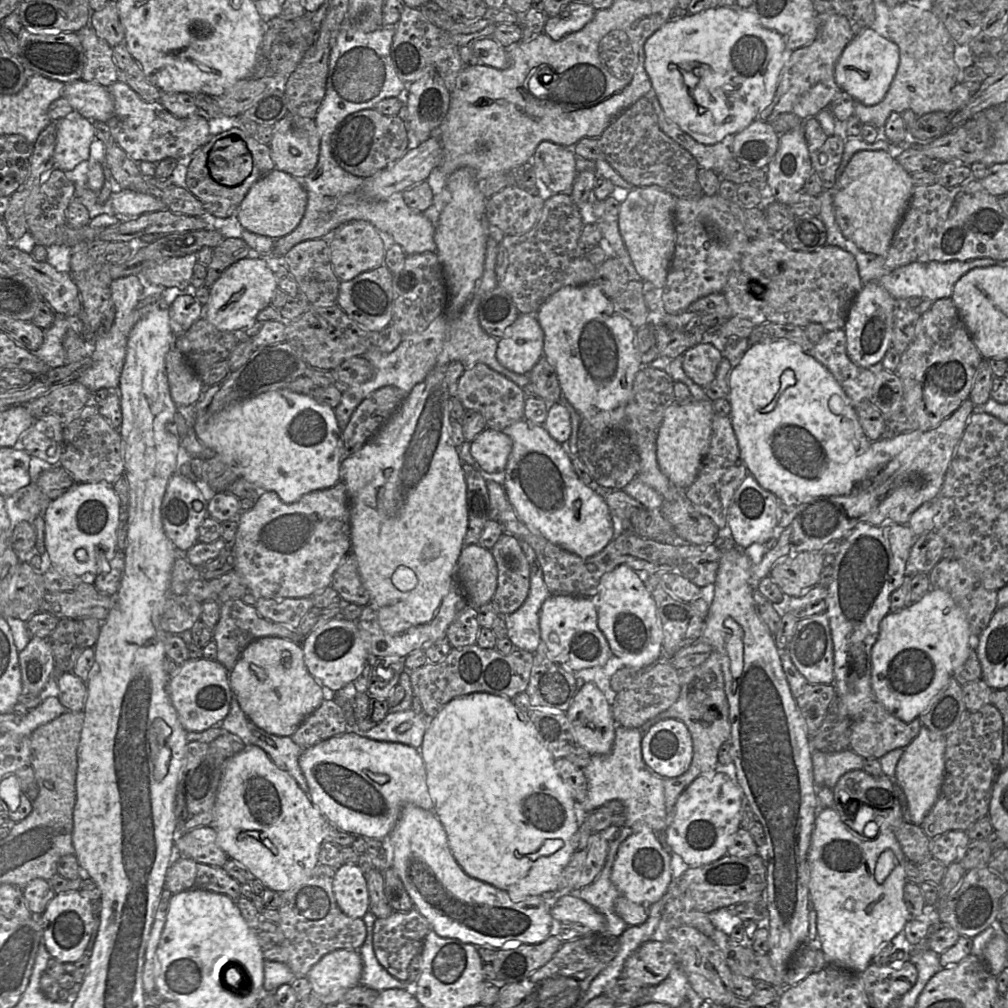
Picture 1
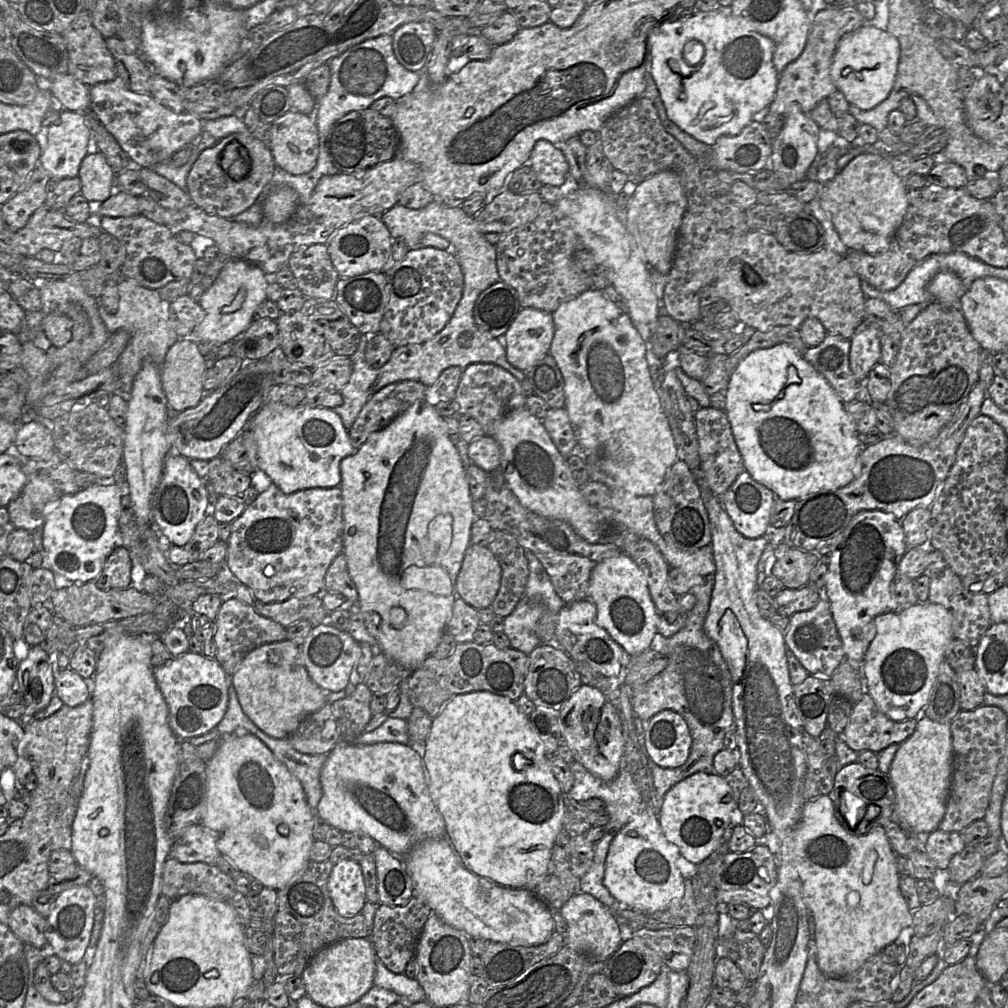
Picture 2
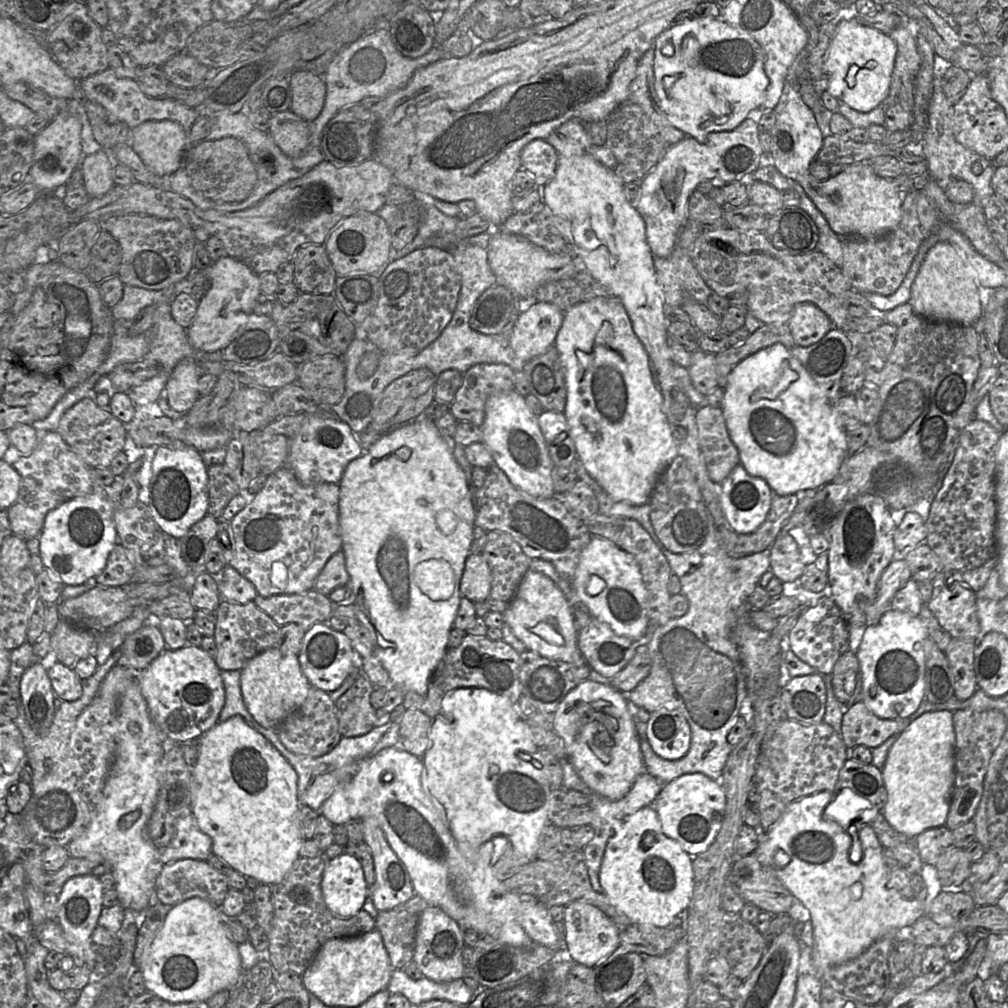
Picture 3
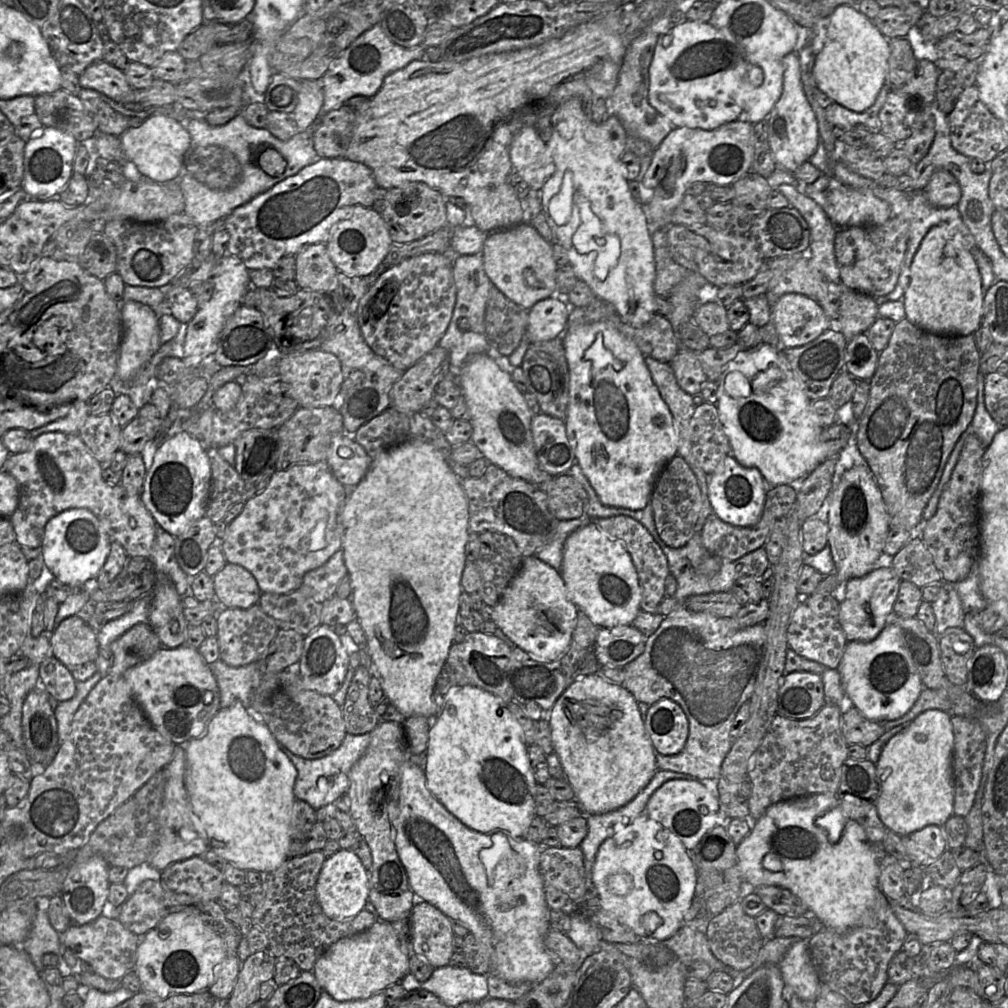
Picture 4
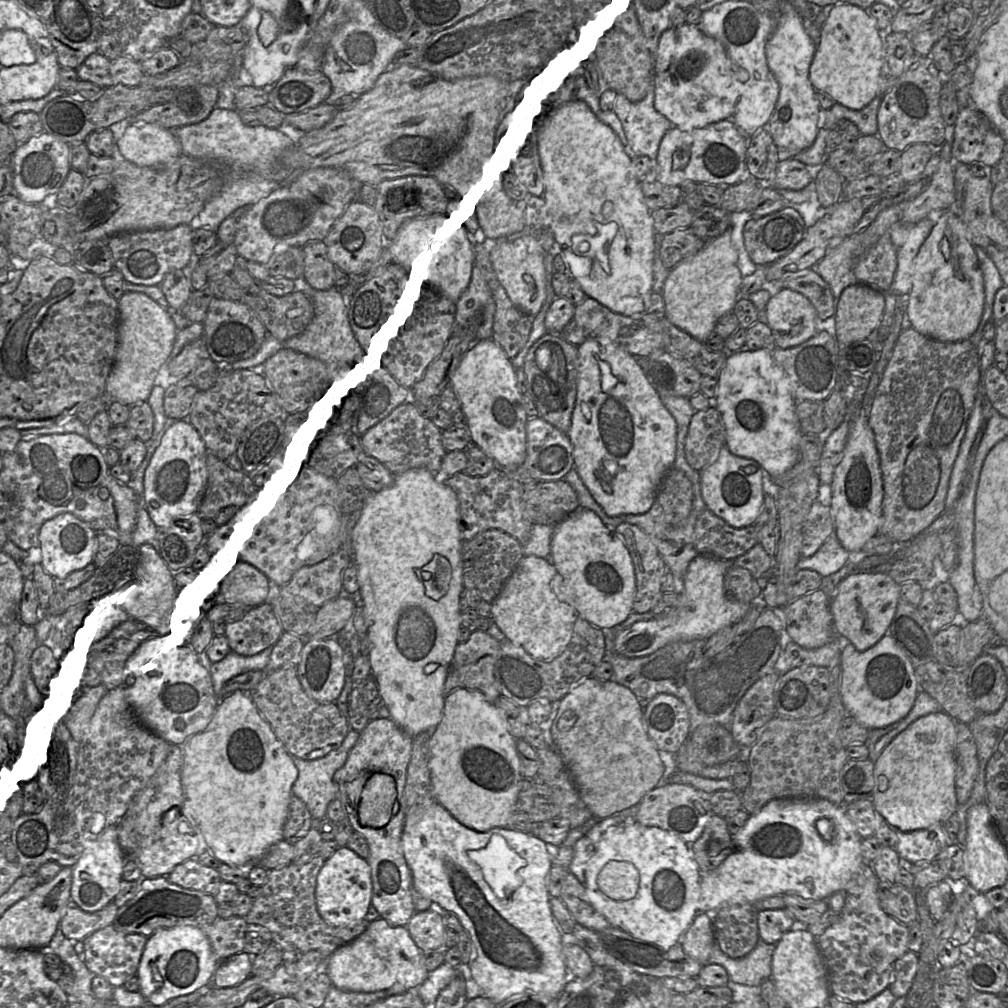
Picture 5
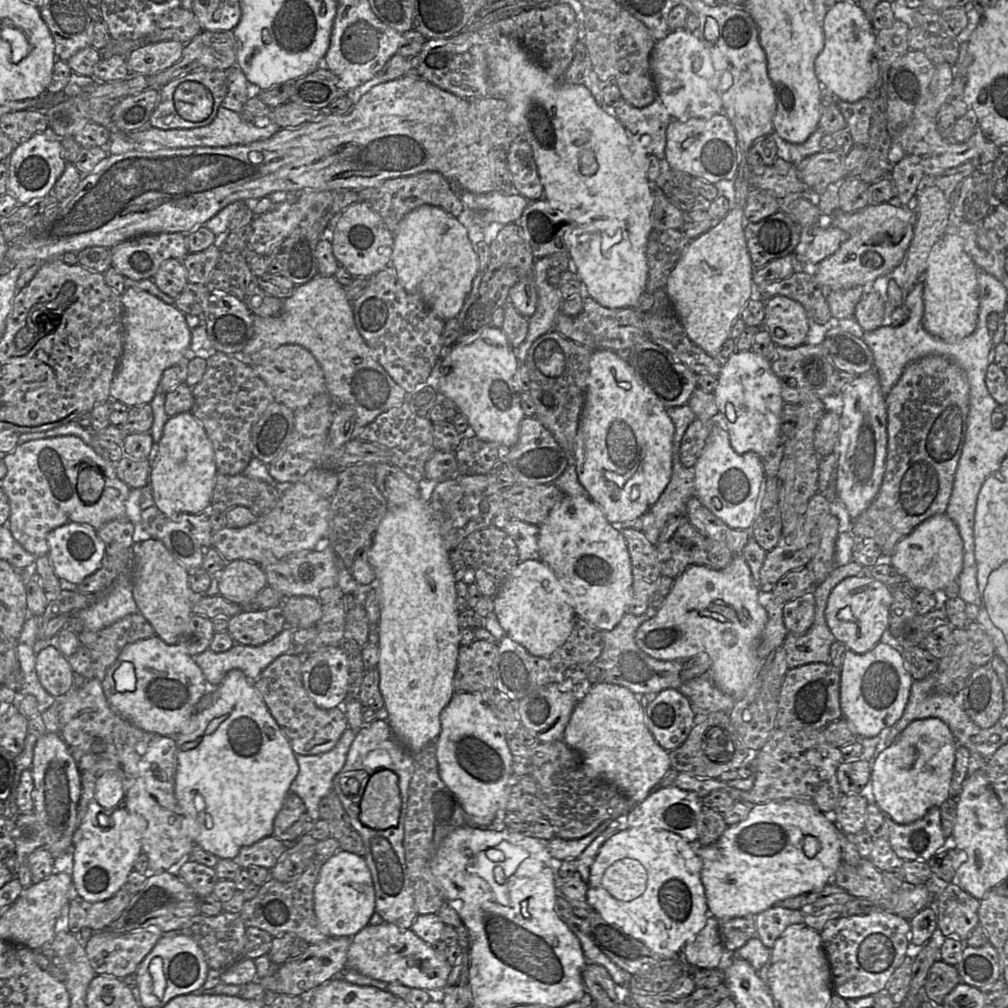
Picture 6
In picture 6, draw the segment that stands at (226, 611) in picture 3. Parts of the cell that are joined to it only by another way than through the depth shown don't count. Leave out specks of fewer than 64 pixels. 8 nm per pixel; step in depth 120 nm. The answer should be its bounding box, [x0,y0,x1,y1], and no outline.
[227,608,286,646]

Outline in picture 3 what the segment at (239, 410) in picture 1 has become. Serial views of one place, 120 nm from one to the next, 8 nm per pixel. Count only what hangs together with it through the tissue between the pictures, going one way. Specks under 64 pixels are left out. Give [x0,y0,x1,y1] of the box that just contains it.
[286,414,364,484]

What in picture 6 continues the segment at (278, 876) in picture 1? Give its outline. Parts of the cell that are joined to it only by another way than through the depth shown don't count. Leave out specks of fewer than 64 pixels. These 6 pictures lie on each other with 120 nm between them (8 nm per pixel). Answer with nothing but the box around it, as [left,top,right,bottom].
[174,669,299,859]

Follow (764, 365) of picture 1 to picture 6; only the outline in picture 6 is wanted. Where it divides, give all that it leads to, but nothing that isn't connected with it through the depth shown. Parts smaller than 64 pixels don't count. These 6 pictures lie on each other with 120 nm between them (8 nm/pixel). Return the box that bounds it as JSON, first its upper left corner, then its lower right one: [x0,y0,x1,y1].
[714,350,785,459]

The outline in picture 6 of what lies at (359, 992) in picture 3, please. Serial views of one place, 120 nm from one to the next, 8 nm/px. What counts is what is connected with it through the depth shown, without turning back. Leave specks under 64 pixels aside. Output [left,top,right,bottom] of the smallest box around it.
[346,922,452,993]

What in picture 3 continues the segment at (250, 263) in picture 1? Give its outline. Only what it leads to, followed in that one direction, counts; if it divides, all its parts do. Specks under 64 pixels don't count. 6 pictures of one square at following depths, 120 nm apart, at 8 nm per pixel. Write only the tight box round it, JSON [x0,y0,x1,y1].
[187,256,261,352]

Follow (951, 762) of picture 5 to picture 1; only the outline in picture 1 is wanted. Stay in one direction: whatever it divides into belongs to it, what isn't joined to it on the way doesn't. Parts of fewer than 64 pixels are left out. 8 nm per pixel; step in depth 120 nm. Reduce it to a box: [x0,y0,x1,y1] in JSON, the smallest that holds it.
[895,726,947,826]

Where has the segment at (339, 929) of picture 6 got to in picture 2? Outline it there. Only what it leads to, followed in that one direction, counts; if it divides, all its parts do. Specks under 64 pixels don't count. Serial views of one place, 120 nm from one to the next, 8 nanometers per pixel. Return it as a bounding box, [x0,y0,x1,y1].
[328,859,366,918]

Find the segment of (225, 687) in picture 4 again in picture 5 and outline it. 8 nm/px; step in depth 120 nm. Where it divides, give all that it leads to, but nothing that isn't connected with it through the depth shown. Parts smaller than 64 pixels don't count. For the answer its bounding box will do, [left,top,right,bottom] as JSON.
[199,645,273,698]

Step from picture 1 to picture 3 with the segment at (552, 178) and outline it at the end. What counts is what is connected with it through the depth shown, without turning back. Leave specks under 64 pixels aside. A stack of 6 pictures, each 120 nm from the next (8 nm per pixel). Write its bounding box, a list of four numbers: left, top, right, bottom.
[522,139,558,186]

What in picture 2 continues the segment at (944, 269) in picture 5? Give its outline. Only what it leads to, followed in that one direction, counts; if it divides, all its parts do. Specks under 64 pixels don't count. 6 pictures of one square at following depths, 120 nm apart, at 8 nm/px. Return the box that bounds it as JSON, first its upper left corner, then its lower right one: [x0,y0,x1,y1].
[928,272,967,307]

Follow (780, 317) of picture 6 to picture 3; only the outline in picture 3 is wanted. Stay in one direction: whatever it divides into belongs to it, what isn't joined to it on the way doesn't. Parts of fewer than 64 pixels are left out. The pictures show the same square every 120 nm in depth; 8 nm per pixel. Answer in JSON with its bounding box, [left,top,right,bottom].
[788,304,835,347]

